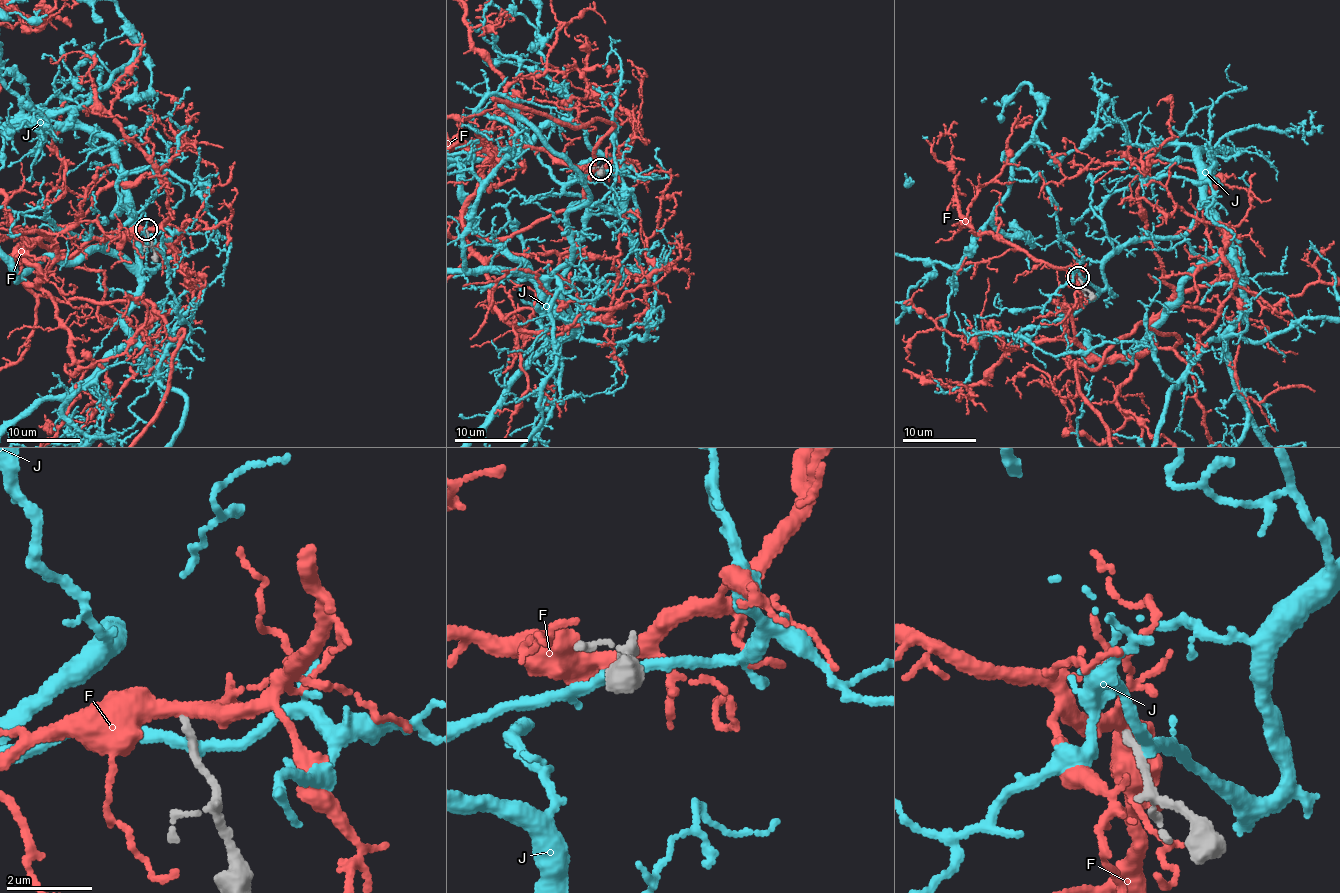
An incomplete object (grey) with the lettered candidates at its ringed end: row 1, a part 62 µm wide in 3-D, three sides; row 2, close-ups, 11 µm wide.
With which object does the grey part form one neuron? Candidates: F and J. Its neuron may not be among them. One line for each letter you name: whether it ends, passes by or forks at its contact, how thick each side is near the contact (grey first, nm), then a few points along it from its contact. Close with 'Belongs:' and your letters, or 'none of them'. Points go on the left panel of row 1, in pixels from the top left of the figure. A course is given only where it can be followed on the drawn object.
Belongs: none of them

